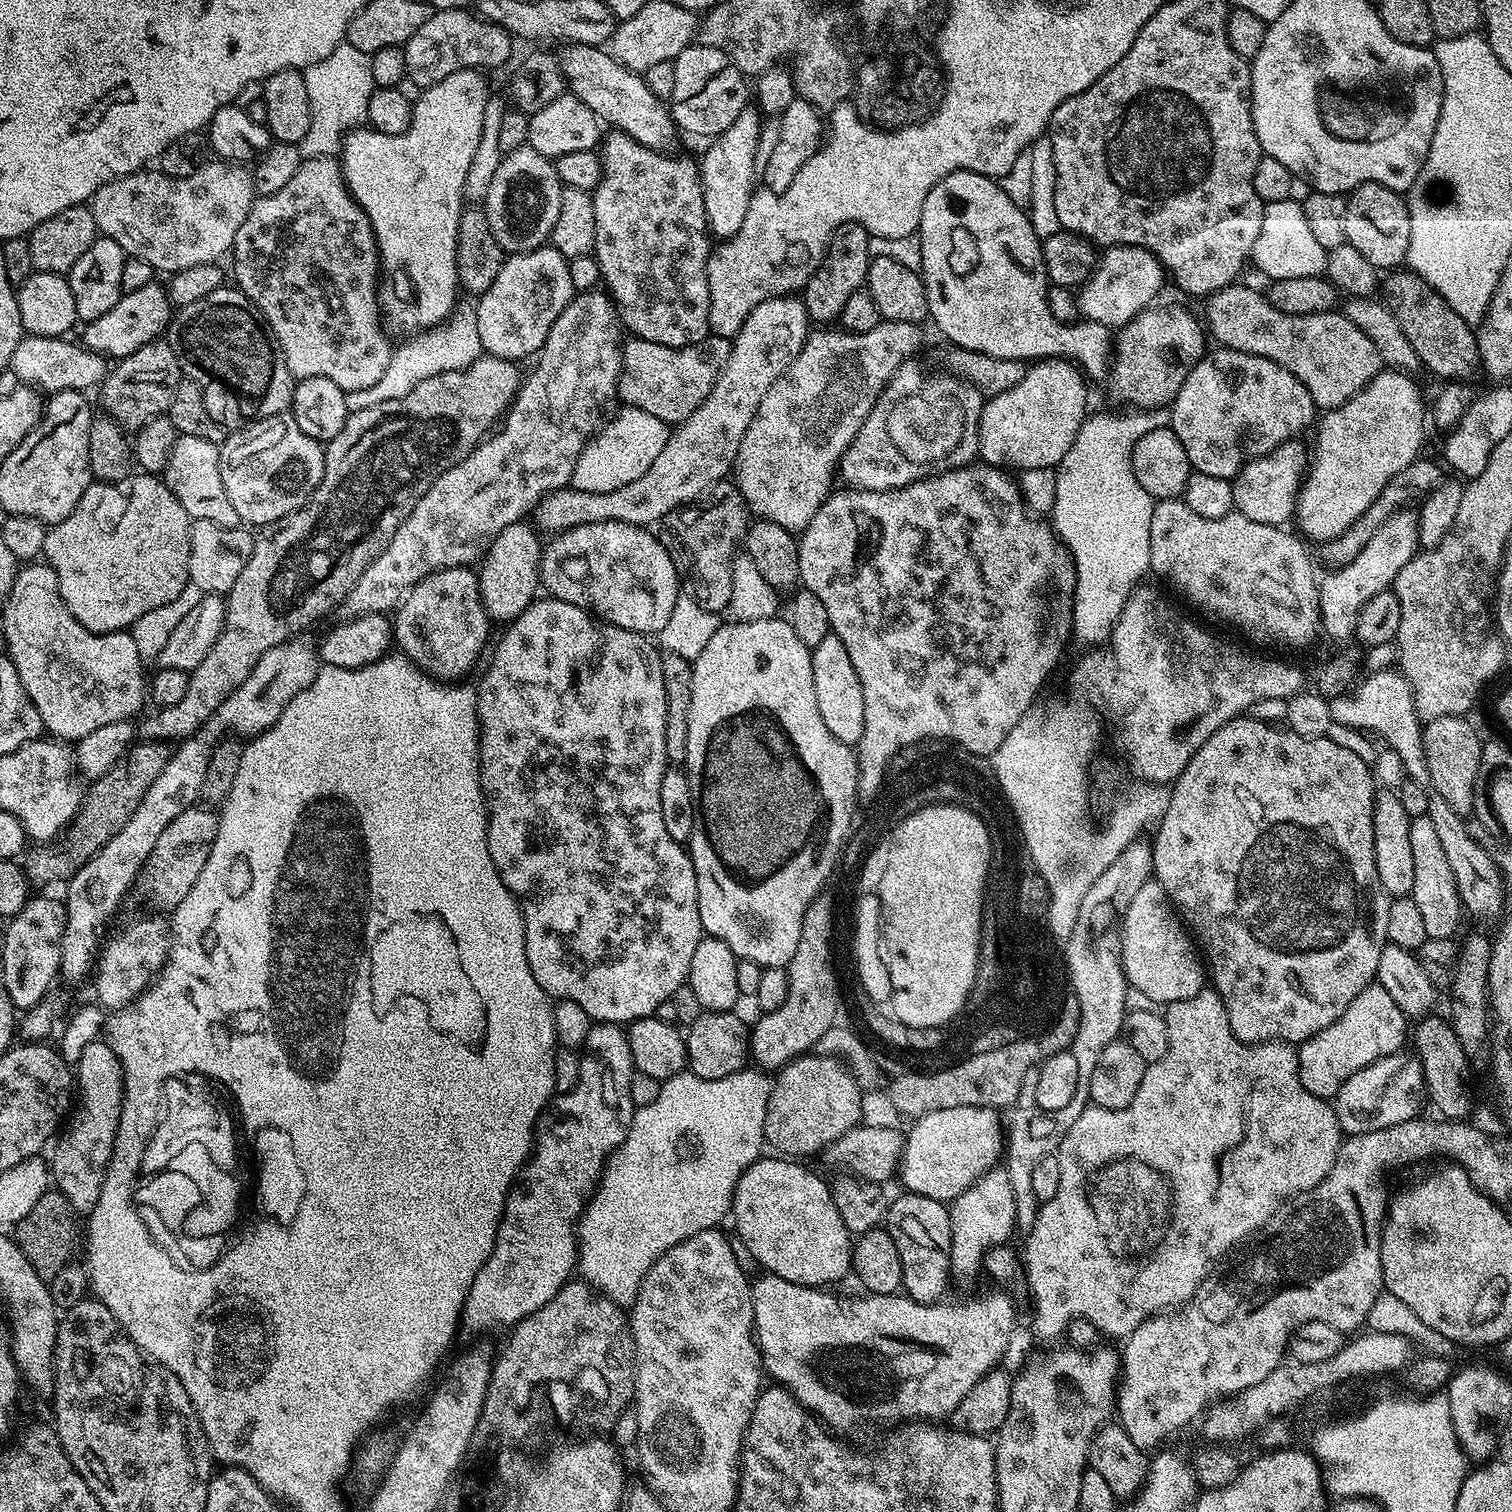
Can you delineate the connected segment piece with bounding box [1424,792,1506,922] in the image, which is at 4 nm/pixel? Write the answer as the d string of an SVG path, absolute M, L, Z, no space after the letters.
M1436 793L1428 794L1428 804L1424 808L1426 815L1430 818L1441 841L1450 870L1454 873L1455 884L1458 886L1461 905L1468 913L1482 921L1499 921L1504 908L1504 891L1506 885L1503 881L1503 873L1500 871L1499 863L1490 855L1487 849L1478 846L1468 831L1467 823L1463 817L1457 815L1446 803L1446 798Z

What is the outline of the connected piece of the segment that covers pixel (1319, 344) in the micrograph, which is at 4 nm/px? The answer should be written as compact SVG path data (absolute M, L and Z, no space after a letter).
M1237 282L1218 290L1214 295L1207 297L1203 319L1210 329L1210 336L1217 341L1217 345L1233 348L1246 354L1254 354L1262 358L1270 358L1282 370L1290 370L1306 390L1310 390L1310 398L1317 409L1331 410L1342 406L1358 390L1362 390L1382 370L1382 361L1374 342L1346 318L1343 311L1319 312L1318 314L1282 314L1274 306L1270 306L1267 295L1263 291L1247 288L1242 282Z

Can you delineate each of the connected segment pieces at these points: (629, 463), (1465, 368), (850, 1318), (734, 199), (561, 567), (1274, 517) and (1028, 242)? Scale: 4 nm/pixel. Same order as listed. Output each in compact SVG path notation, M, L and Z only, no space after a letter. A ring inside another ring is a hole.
M621 407L582 450L574 466L571 487L602 494L606 490L618 490L618 486L626 486L626 482L635 482L654 466L654 458L662 454L669 431L669 425L664 424L662 418L654 418L654 414L646 414L646 410Z
M1396 270L1385 275L1382 296L1394 318L1398 318L1402 334L1410 338L1410 346L1414 346L1414 354L1418 354L1425 369L1429 368L1434 375L1441 376L1444 382L1468 382L1476 371L1481 371L1473 325L1466 323L1421 276L1411 270Z
M760 1274L751 1281L752 1285L752 1326L757 1347L760 1349L762 1368L765 1373L773 1376L777 1385L787 1388L788 1393L807 1408L817 1420L823 1422L829 1429L840 1432L856 1432L867 1424L896 1424L901 1422L940 1422L943 1418L951 1417L952 1412L960 1405L962 1398L974 1390L974 1386L1001 1363L1004 1351L1012 1340L1012 1327L1016 1324L1016 1308L1007 1291L984 1292L973 1300L952 1300L937 1302L935 1304L923 1304L914 1302L906 1294L893 1294L890 1296L878 1296L875 1294L863 1294L857 1300L839 1300L831 1296L831 1291L818 1288L803 1288L800 1284L786 1282L786 1278L778 1278L771 1274ZM828 1352L832 1360L841 1360L844 1365L839 1368L836 1364L820 1364L820 1359Z
M749 106L744 108L742 114L738 114L738 118L734 118L732 125L726 126L726 130L722 134L715 136L709 143L712 145L705 150L704 157L699 157L698 160L700 181L704 191L704 201L706 202L708 230L713 237L720 236L716 238L719 238L721 241L729 240L738 230L738 226L742 226L742 221L746 219L746 210L750 210L752 193L757 191L758 188L756 151L760 148L760 120L762 121L762 113L759 107Z
M607 520L567 528L553 535L540 553L540 582L549 597L570 602L593 616L631 632L658 634L666 626L674 610L674 602L682 595L682 580L673 553L651 536L647 527Z
M1303 439L1287 440L1270 454L1259 456L1241 468L1232 480L1234 490L1234 508L1250 522L1262 522L1284 526L1293 519L1296 510L1296 496L1308 471L1310 452L1304 449Z
M952 172L942 182L926 194L926 206L922 206L920 215L920 227L918 239L922 250L922 275L926 294L928 295L928 314L931 323L940 327L940 332L946 339L957 348L965 348L968 352L981 352L990 354L994 358L1003 360L1022 360L1025 362L1042 361L1048 357L1060 357L1061 360L1068 360L1079 366L1089 381L1100 380L1109 375L1110 361L1114 356L1114 336L1106 326L1093 324L1091 322L1064 323L1054 318L1050 306L1047 304L1047 292L1050 285L1048 271L1044 265L1044 250L1041 237L1034 234L1034 226L1028 221L1028 213L1023 207L1020 208L999 188L997 181L991 176L983 176L977 172Z

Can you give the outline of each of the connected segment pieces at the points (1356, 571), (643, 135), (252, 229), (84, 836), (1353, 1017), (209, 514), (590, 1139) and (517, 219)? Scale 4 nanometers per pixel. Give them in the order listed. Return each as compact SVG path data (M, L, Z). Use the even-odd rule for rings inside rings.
M1401 510L1386 519L1374 531L1370 542L1349 564L1332 568L1329 576L1319 581L1320 623L1323 635L1333 636L1336 640L1351 637L1356 631L1356 615L1374 598L1374 594L1389 591L1398 578L1398 570L1406 566L1416 555L1419 540L1419 518L1415 511Z
M569 44L559 50L561 52L558 52L558 59L566 81L567 91L571 95L577 96L582 102L586 102L586 106L590 106L590 110L597 120L605 125L612 124L608 126L611 126L615 131L624 132L642 146L646 146L655 152L667 153L669 150L675 149L672 147L676 144L678 129L675 122L672 121L669 105L652 93L650 86L646 86L641 73L631 72L627 66L616 61L611 51L594 44Z
M313 155L311 159L301 159L298 174L294 174L294 178L290 178L290 182L282 186L282 190L253 200L250 214L246 214L246 222L238 226L238 234L232 243L230 261L232 260L232 272L236 275L234 284L264 315L264 320L272 330L272 337L276 339L280 353L284 356L286 366L297 381L306 378L330 378L330 382L334 382L334 386L341 388L344 393L370 390L370 386L375 386L382 378L382 374L386 374L386 366L390 366L390 358L394 351L394 344L388 341L389 333L382 323L382 309L378 295L378 277L382 272L380 250L376 247L376 235L366 214L360 209L356 199L348 193L348 183L344 180L341 161L336 156Z
M158 740L136 742L108 773L91 781L83 793L76 816L66 829L68 844L44 842L27 849L22 867L28 875L29 885L56 884L59 880L60 883L67 882L94 853L102 850L102 846L106 846L106 842L110 842L110 838L114 838L114 834L118 834L118 830L130 822L130 814L134 814L138 808L142 794L146 794L154 778L162 774L172 754L173 749L167 743Z
M1375 982L1368 984L1366 990L1362 990L1362 994L1358 994L1358 998L1350 1002L1350 1006L1346 1006L1344 1013L1334 1022L1330 1022L1330 1026L1326 1026L1326 1030L1318 1030L1318 1034L1314 1034L1309 1040L1299 1045L1298 1074L1302 1078L1302 1086L1306 1086L1306 1090L1310 1090L1310 1094L1315 1096L1335 1097L1336 1091L1342 1086L1342 1082L1346 1082L1346 1078L1350 1078L1350 1074L1358 1074L1362 1066L1370 1066L1370 1062L1378 1058L1386 1058L1405 1047L1404 1023L1406 1023L1406 1017L1404 1011L1398 1006L1398 1002L1394 1002L1394 998L1386 994L1381 984Z
M177 435L174 450L170 450L170 462L163 470L162 479L170 494L174 494L178 502L182 502L182 510L186 510L186 514L193 520L218 522L218 526L231 528L241 523L238 510L234 510L226 494L226 486L222 486L219 444L206 442L206 438Z
M593 1023L590 1034L586 1034L574 1090L559 1093L549 1100L536 1120L532 1155L508 1191L494 1246L466 1294L463 1331L464 1328L468 1332L492 1332L495 1328L511 1330L521 1320L546 1306L562 1285L568 1283L578 1264L577 1221L589 1197L596 1191L609 1156L627 1138L631 1128L634 1105L630 1098L630 1082L633 1071L627 1031L619 1024Z
M525 146L501 159L482 207L490 222L490 230L494 230L494 238L498 238L498 246L502 246L505 253L529 252L541 247L551 237L554 221L558 218L561 187L555 163L538 154L538 150Z

